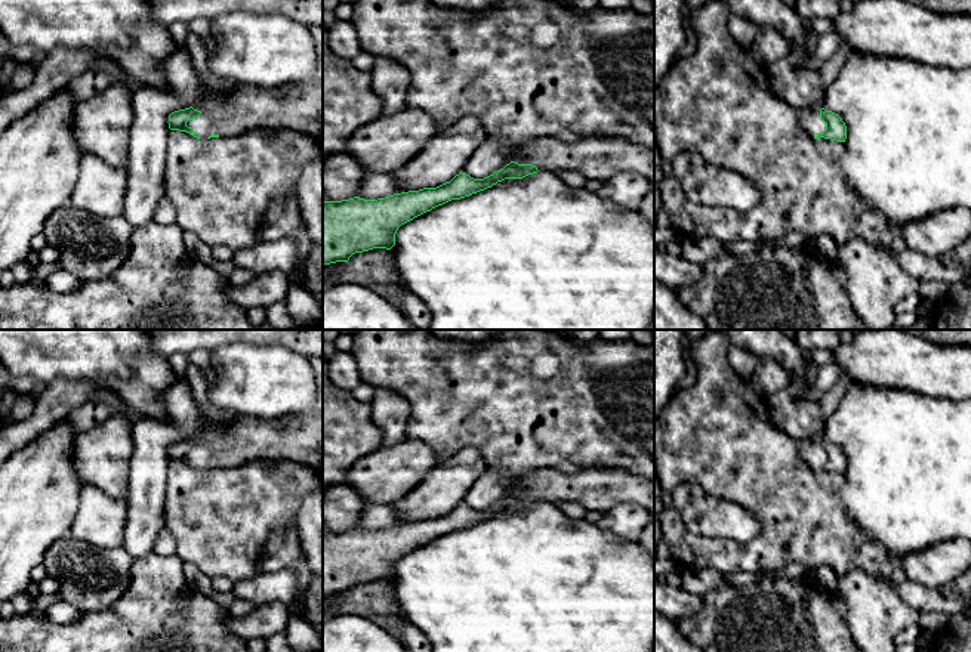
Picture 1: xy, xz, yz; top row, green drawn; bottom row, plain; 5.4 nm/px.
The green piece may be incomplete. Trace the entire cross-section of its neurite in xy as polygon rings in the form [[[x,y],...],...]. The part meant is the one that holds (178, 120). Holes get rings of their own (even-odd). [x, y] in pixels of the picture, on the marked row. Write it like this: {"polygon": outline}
{"polygon": [[[309,27],[315,47],[315,69],[303,81],[280,87],[240,84],[235,90],[221,92],[219,98],[204,96],[194,106],[169,115],[169,129],[187,132],[207,140],[219,136],[235,136],[249,129],[295,129],[323,140],[323,27]]]}

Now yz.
{"polygon": [[[822,103],[798,109],[798,117],[801,127],[814,139],[824,137],[836,142],[847,139],[847,126],[842,118],[826,111]]]}

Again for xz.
{"polygon": [[[554,136],[534,137],[520,146],[514,161],[484,179],[460,172],[437,188],[377,200],[323,201],[323,265],[348,262],[352,254],[373,248],[391,250],[401,225],[451,200],[469,197],[505,179],[557,170],[576,170],[588,180],[601,182],[622,172],[638,173],[654,191],[654,149],[623,139],[567,143]]]}

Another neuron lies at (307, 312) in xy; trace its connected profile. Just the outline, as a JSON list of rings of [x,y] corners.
[[[290,282],[284,302],[296,328],[323,325],[323,305],[302,284]]]

